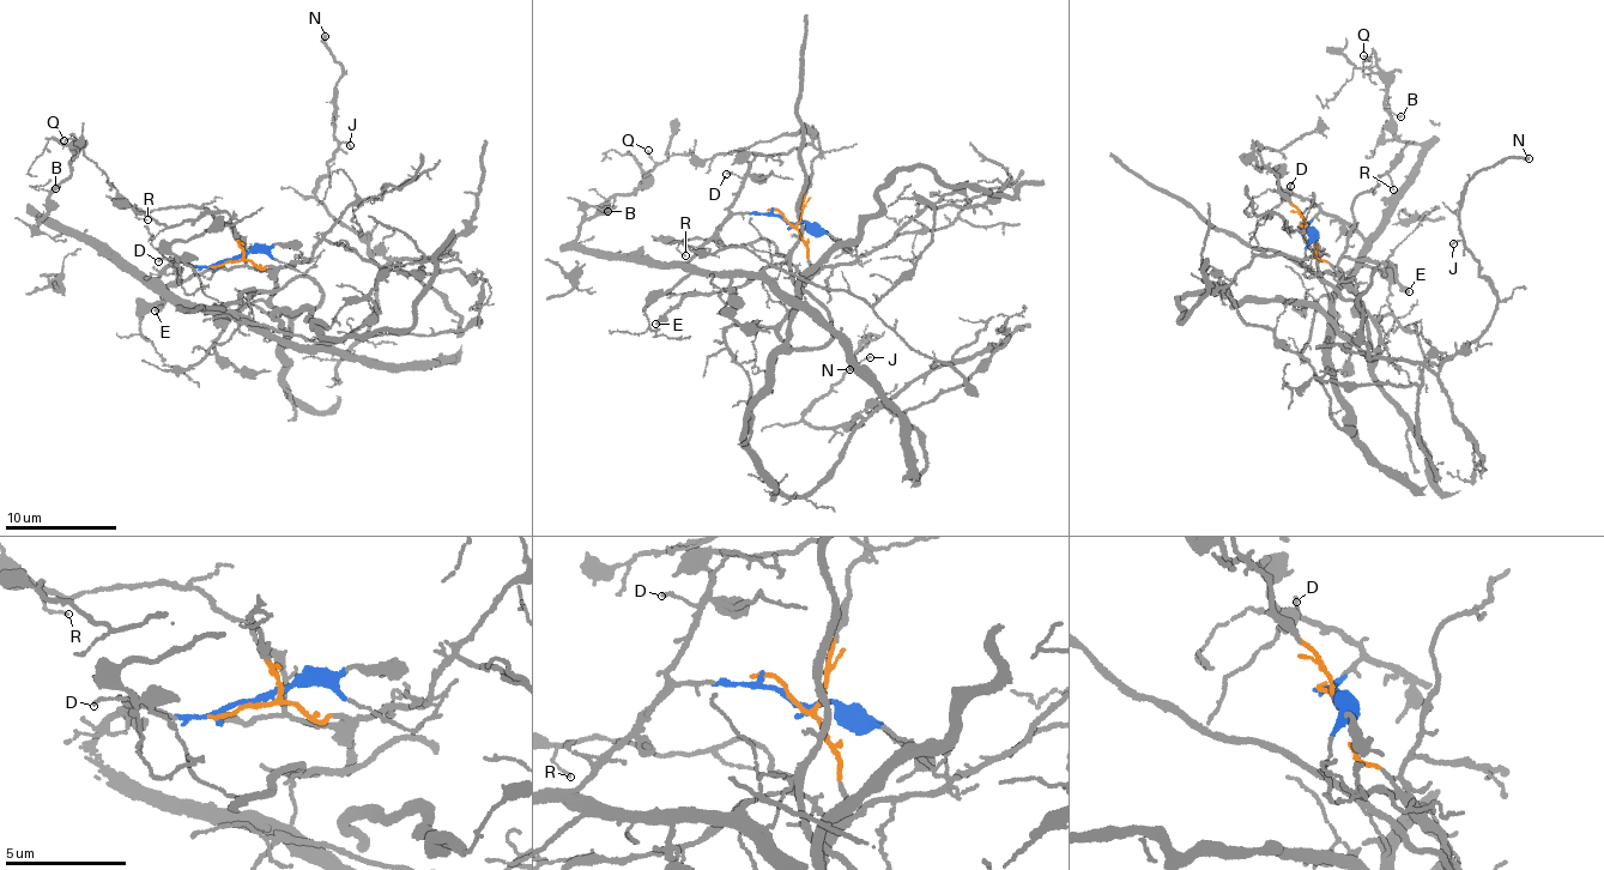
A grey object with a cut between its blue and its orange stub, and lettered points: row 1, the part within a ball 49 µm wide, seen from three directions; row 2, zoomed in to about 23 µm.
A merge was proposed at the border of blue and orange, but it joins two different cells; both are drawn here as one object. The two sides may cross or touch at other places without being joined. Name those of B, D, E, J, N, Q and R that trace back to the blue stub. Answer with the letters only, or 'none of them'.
B, D, Q

